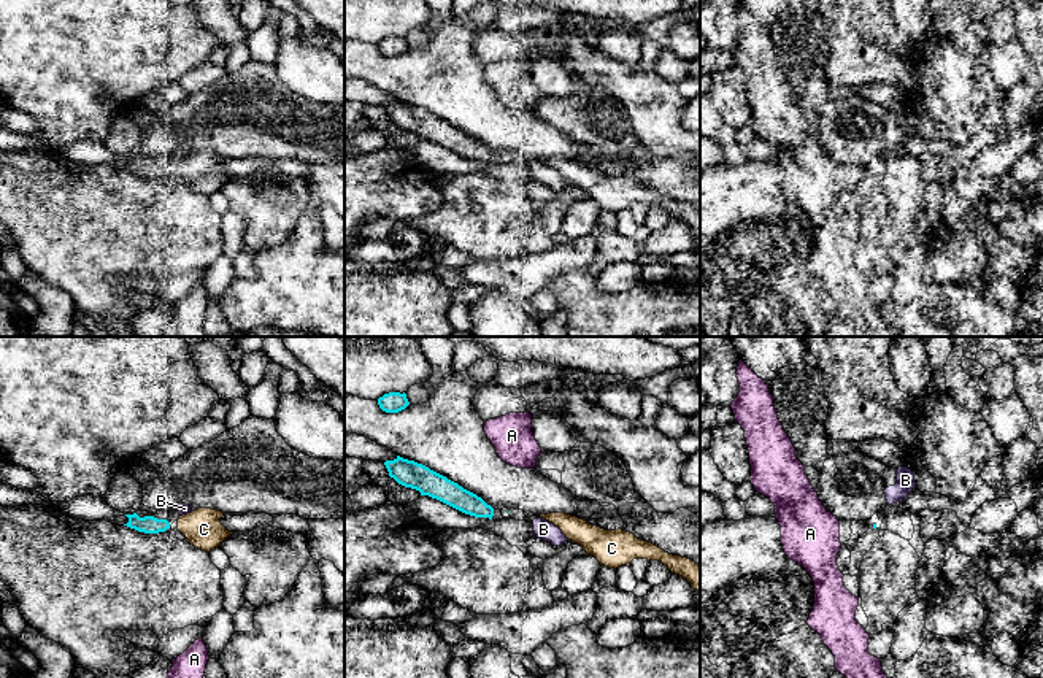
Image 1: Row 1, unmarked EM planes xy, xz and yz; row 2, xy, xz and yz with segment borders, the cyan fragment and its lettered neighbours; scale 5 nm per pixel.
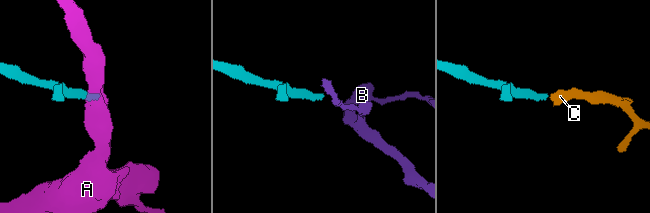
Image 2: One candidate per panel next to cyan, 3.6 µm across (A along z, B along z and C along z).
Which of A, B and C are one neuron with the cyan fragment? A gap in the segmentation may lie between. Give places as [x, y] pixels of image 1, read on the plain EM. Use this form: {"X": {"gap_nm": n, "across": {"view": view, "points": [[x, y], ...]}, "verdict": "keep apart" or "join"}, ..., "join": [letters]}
{"A": {"gap_nm": 220, "across": {"view": "xz", "points": [[480, 142], [504, 105]]}, "verdict": "keep apart"}, "B": {"gap_nm": 70, "across": {"view": "xy", "points": [[169, 167], [180, 159]]}, "verdict": "keep apart"}, "C": {"gap_nm": 50, "across": {"view": "xy", "points": [[169, 167], [178, 167]]}, "verdict": "join"}, "join": ["C"]}

